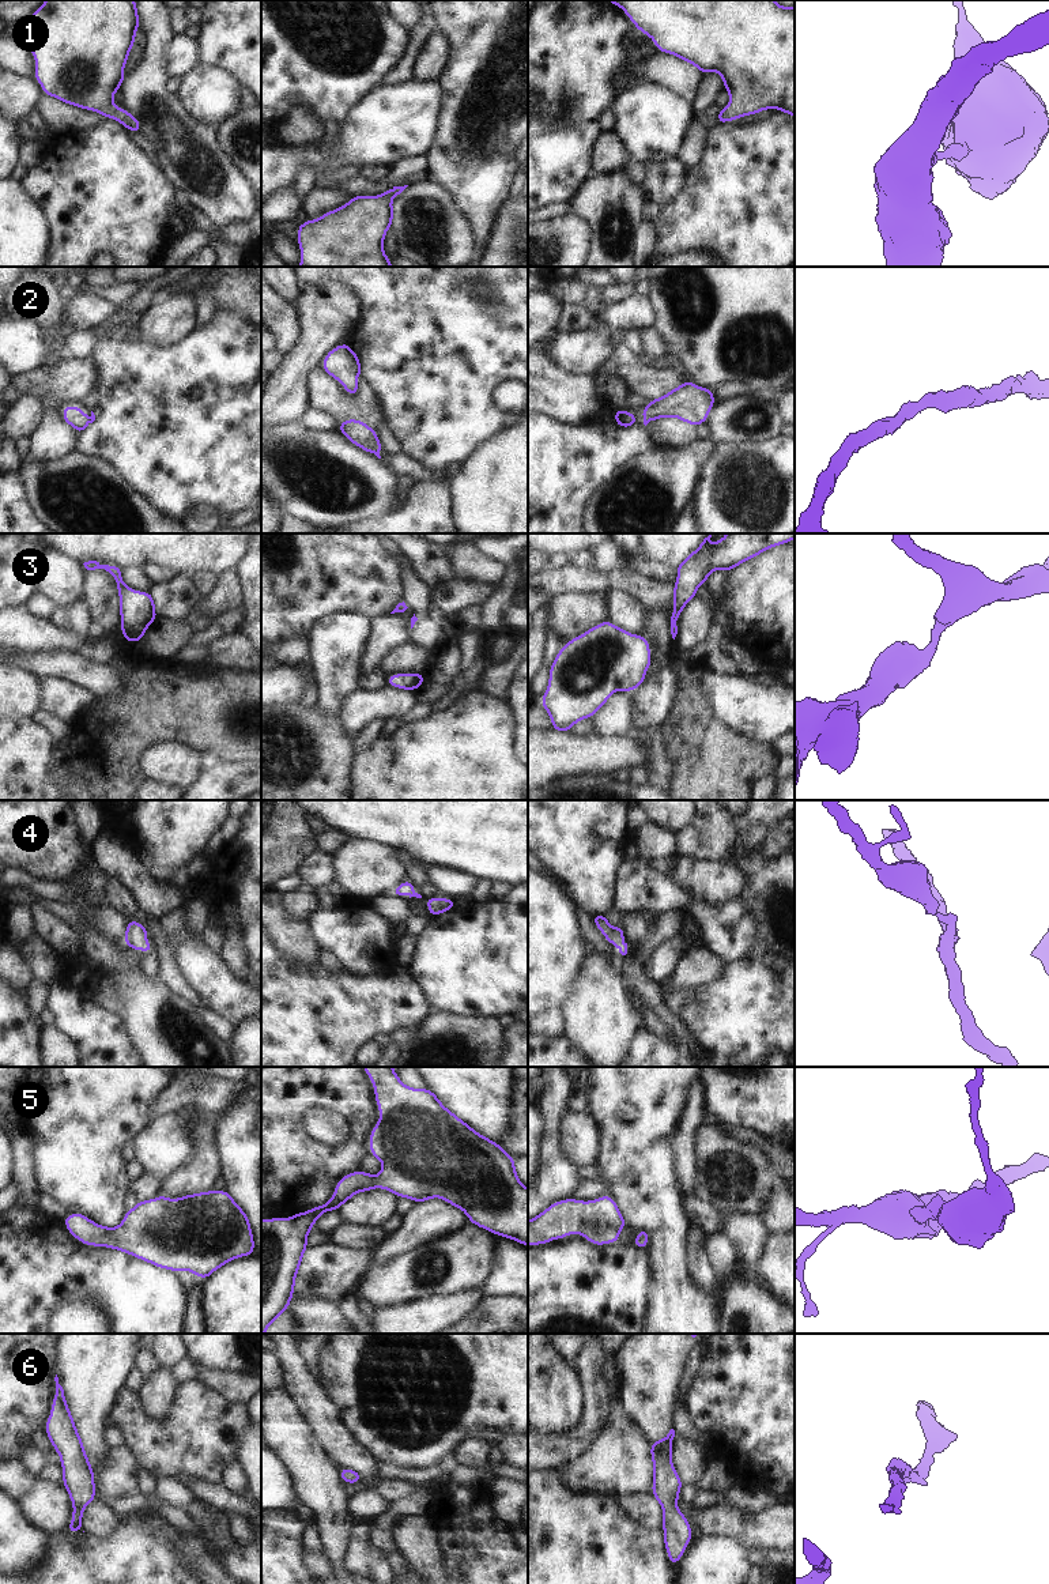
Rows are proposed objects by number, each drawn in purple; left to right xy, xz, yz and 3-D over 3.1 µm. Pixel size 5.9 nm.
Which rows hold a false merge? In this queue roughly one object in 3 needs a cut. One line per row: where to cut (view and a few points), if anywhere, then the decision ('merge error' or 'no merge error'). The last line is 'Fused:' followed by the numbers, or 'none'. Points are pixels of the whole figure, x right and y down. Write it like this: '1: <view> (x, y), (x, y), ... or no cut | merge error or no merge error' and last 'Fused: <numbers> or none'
1: no cut | no merge error
2: no cut | no merge error
3: no cut | no merge error
4: no cut | no merge error
5: no cut | no merge error
6: no cut | no merge error
Fused: none

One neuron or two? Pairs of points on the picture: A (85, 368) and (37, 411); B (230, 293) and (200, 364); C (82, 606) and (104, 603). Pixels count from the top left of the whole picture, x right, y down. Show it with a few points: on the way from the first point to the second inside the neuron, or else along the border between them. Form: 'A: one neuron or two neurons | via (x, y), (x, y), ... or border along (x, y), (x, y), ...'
A: two neurons | border along (19, 398), (36, 396), (42, 400)
B: two neurons | border along (218, 305), (246, 313)
C: two neurons | border along (85, 596), (94, 618), (91, 633)

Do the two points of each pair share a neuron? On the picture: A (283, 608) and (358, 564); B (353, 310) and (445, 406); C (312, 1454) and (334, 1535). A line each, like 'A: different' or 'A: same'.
A: same
B: different
C: same

